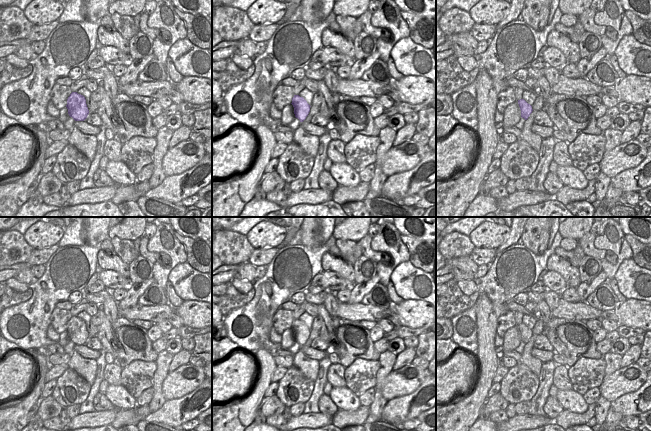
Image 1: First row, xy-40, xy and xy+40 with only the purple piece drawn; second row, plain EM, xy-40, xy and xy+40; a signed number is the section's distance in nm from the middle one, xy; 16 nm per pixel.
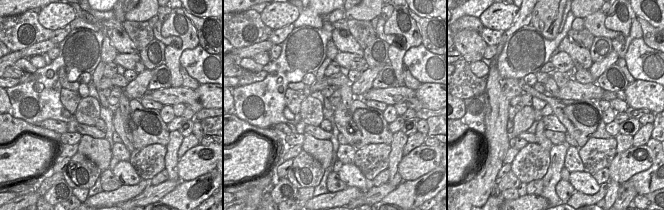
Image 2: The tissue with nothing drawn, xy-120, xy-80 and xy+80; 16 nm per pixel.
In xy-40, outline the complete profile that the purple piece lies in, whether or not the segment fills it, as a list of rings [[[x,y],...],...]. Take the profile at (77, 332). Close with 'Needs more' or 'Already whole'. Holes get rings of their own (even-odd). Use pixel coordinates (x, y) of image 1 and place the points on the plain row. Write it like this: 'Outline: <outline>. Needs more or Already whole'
Outline: [[[72,316],[70,318],[67,323],[66,331],[69,340],[75,345],[84,345],[89,338],[85,321],[77,316]]]. Already whole.

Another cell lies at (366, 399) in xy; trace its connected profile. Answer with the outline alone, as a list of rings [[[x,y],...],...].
[[[370,388],[359,397],[361,406],[370,406],[375,397],[375,388]]]

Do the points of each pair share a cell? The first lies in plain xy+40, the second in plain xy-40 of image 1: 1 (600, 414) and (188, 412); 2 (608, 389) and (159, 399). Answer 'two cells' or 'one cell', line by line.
1: two cells
2: two cells

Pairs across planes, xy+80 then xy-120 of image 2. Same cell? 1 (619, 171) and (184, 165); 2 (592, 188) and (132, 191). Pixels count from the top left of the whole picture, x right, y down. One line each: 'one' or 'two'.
1: one
2: two

